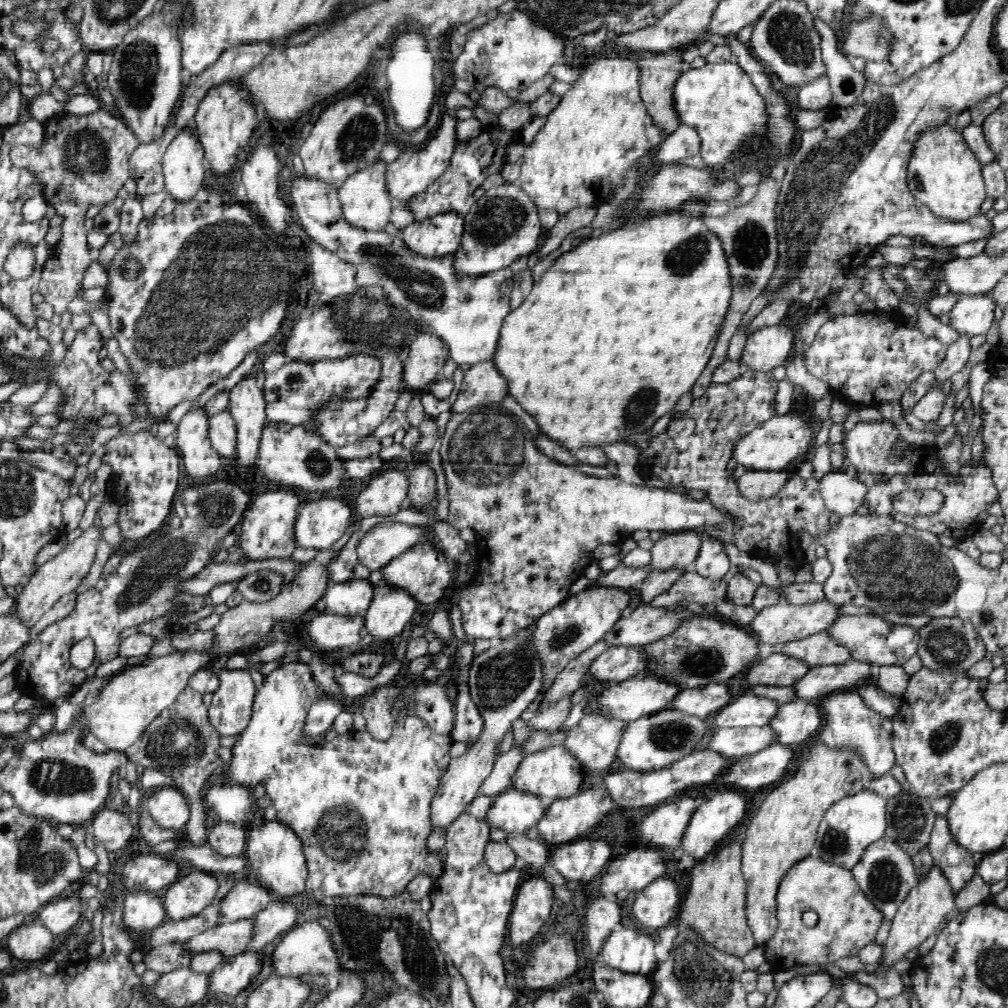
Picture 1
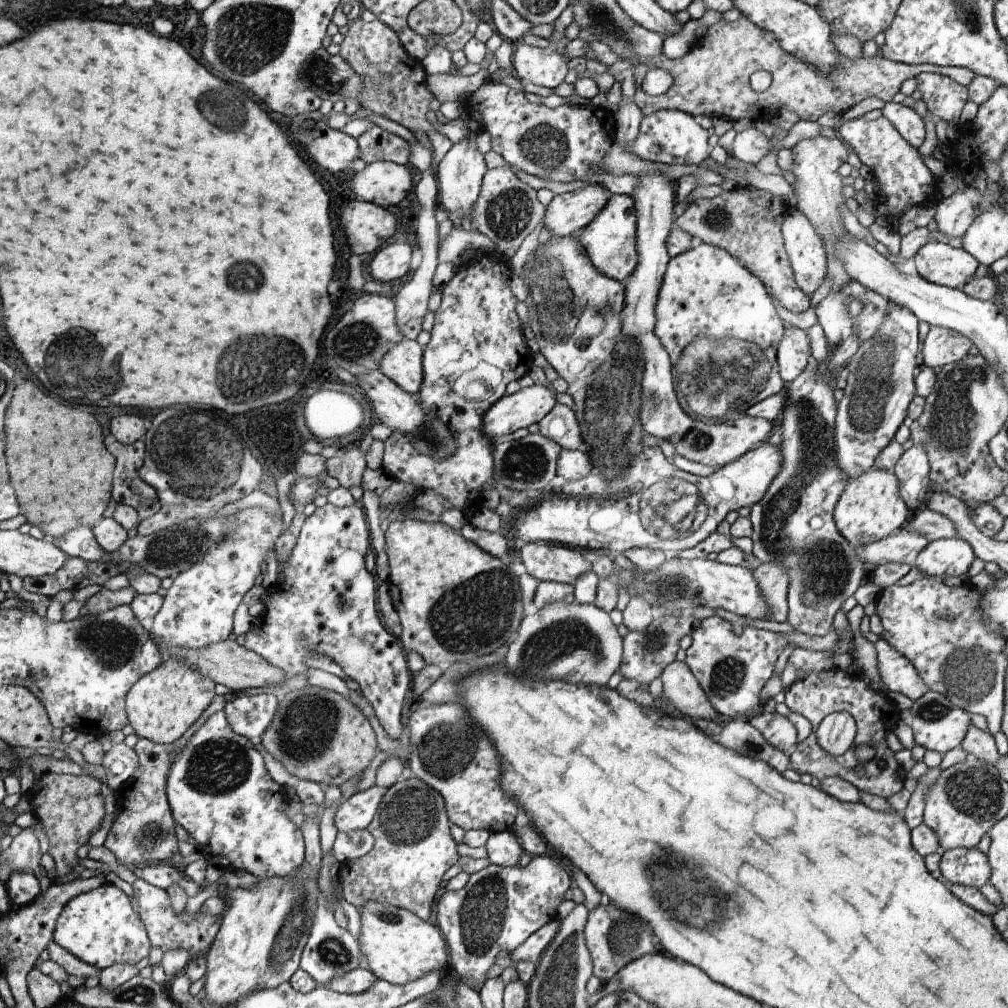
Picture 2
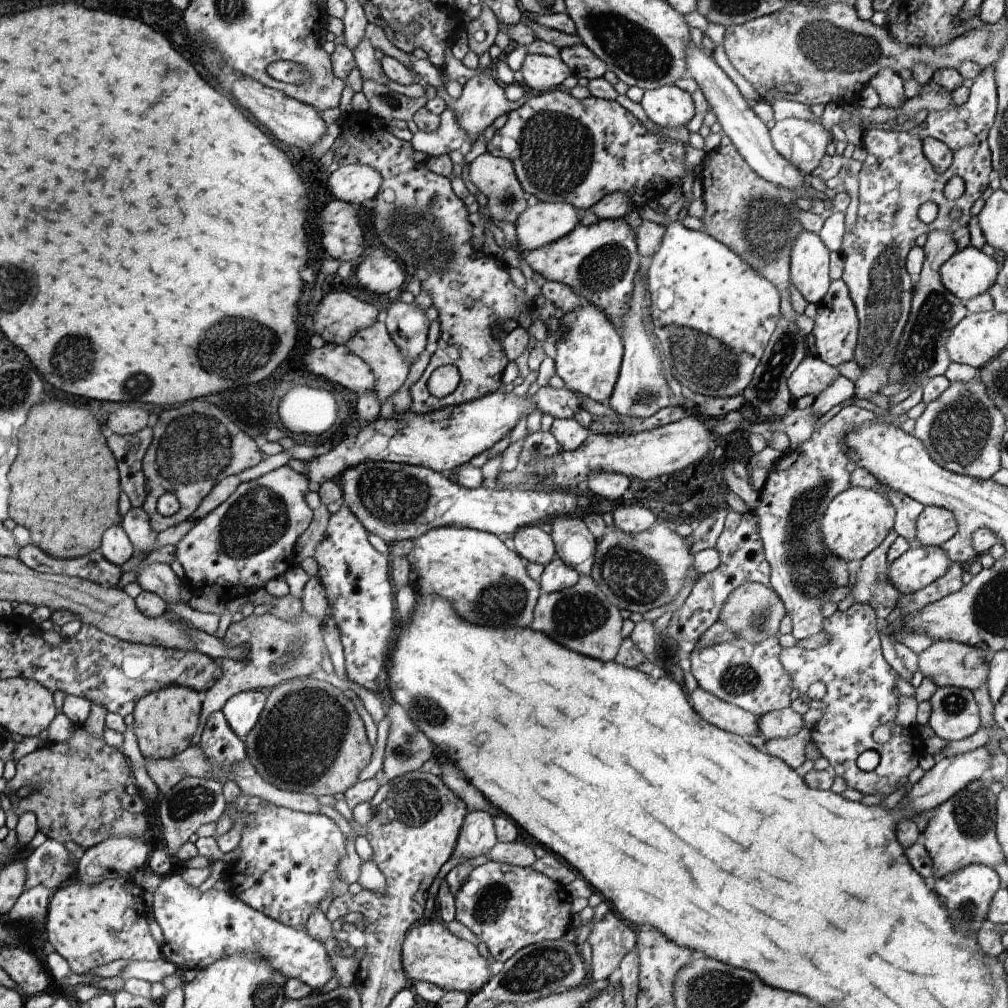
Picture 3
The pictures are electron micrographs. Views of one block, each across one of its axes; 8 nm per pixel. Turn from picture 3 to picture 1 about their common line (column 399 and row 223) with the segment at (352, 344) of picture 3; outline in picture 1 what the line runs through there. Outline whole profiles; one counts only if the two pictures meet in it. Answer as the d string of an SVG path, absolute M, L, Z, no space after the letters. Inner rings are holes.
M378 158L376 164L350 176L337 189L344 222L350 224L352 227L361 227L363 231L382 232L384 231L384 227L388 226L392 210L392 199L387 194L385 177L387 166L388 164Z

